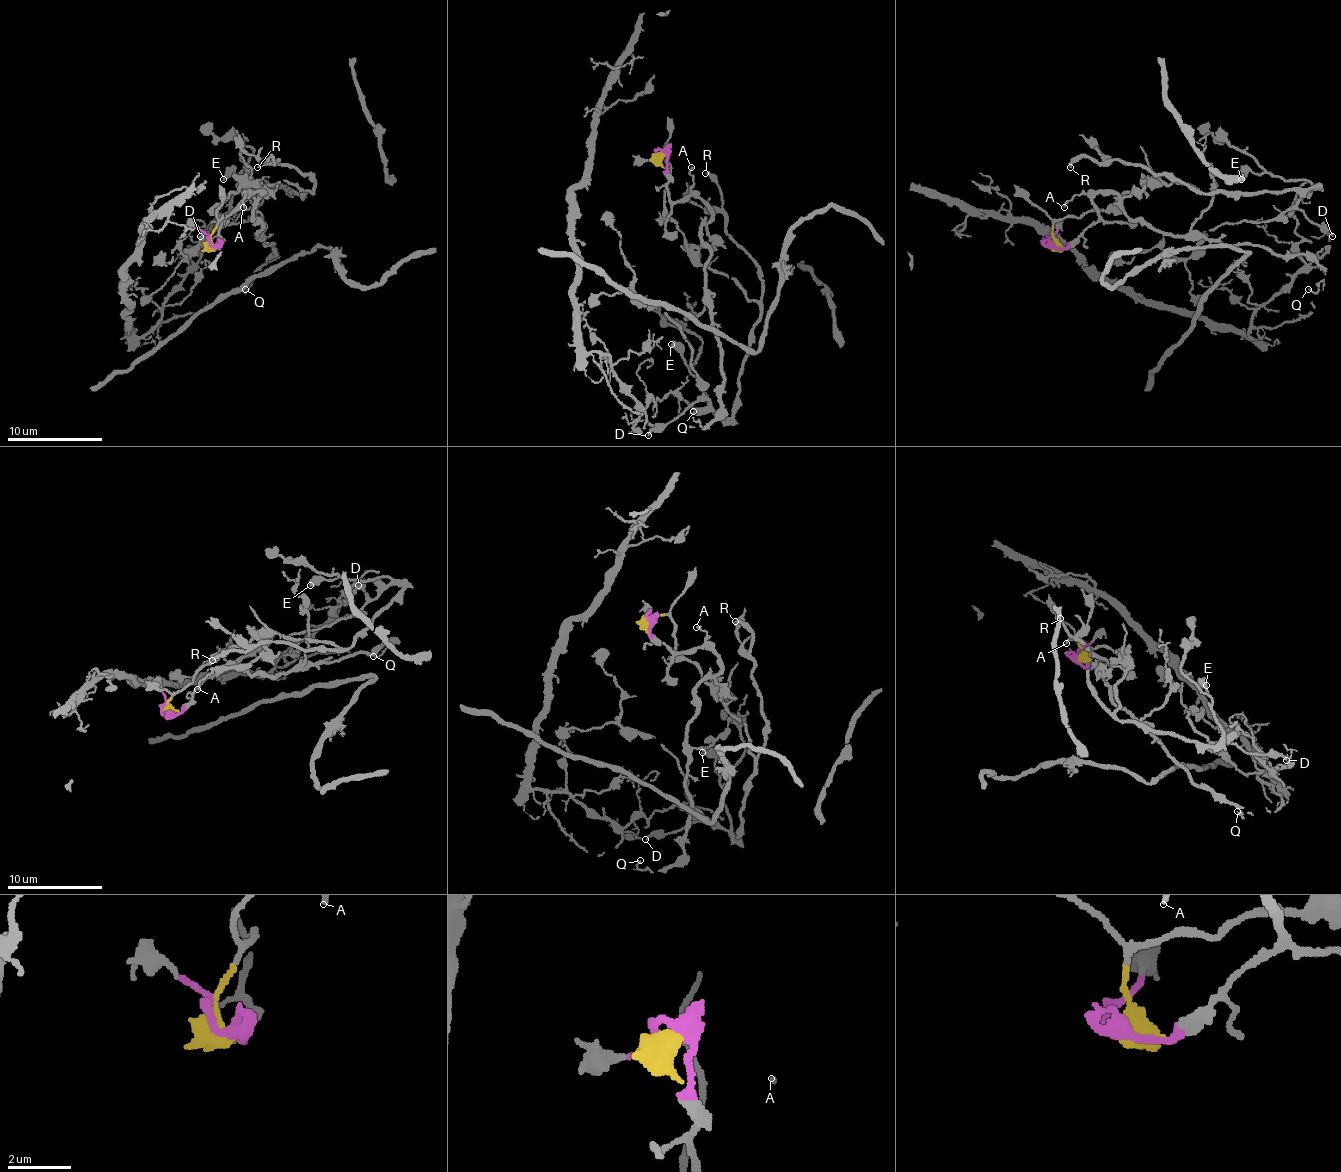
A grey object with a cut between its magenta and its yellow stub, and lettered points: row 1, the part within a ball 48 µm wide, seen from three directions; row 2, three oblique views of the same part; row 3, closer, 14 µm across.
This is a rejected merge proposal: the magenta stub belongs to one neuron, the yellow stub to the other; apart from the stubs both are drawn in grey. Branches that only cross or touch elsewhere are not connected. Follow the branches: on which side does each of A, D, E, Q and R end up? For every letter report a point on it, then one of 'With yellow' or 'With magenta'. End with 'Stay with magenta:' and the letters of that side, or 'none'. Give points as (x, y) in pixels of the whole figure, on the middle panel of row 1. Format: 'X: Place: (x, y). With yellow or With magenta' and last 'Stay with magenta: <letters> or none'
A: Place: (691, 167). With magenta
D: Place: (648, 435). With yellow
E: Place: (671, 344). With yellow
Q: Place: (693, 411). With magenta
R: Place: (705, 173). With yellow
Stay with magenta: A, Q

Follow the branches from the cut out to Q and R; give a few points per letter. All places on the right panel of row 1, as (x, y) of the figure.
Q: (1050, 246), (1067, 249), (1093, 225), (1093, 199), (1107, 191), (1162, 234), (1308, 253), (1324, 273), (1308, 289)
R: (1050, 246), (1057, 220), (1107, 210), (1124, 194), (1162, 182), (1198, 191), (1119, 160), (1081, 158), (1069, 167)

